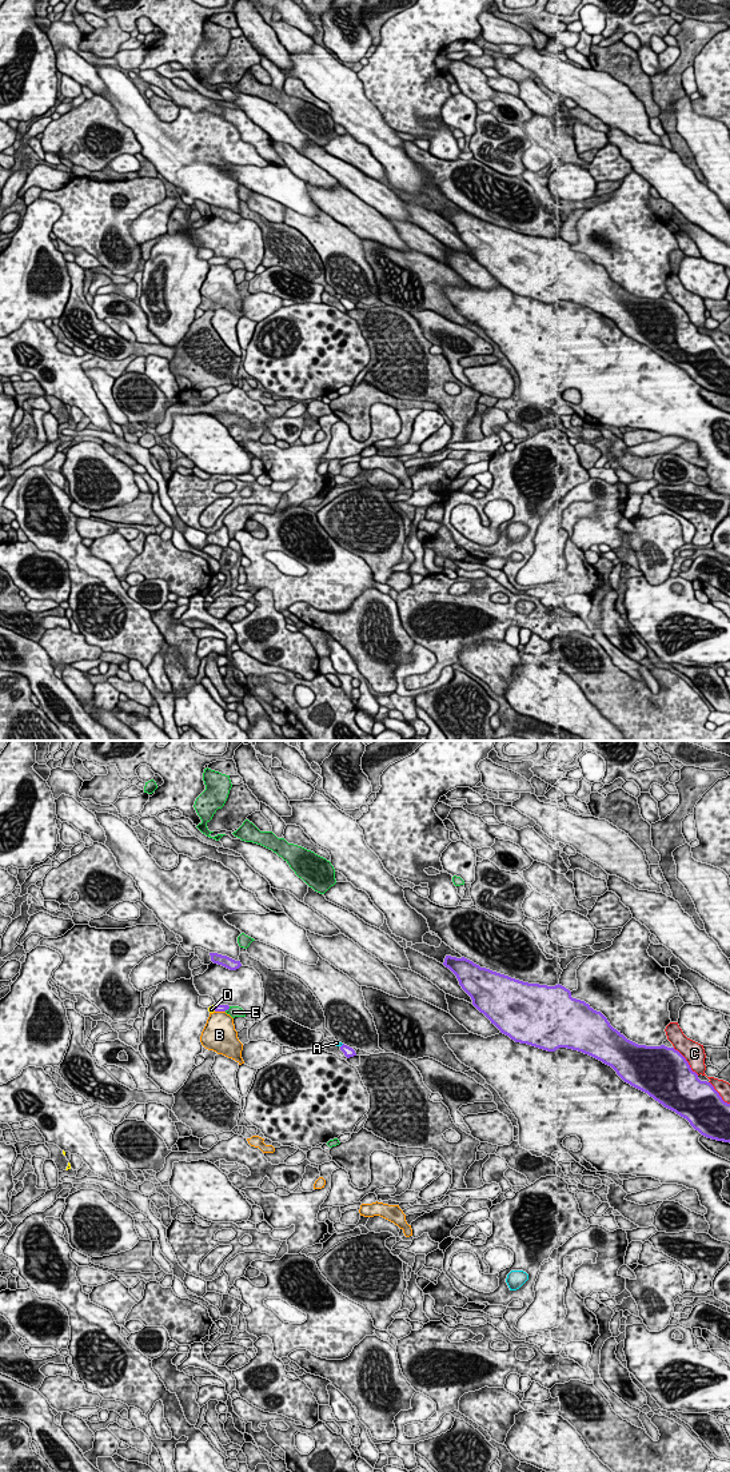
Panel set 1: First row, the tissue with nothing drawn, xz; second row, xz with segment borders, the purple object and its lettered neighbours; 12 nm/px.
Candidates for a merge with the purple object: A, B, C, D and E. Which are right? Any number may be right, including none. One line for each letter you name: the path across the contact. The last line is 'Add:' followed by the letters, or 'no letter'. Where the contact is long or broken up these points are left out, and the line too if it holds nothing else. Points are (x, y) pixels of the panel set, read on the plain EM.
D: across xz (218, 260), (214, 260), (211, 262)
Add: D

